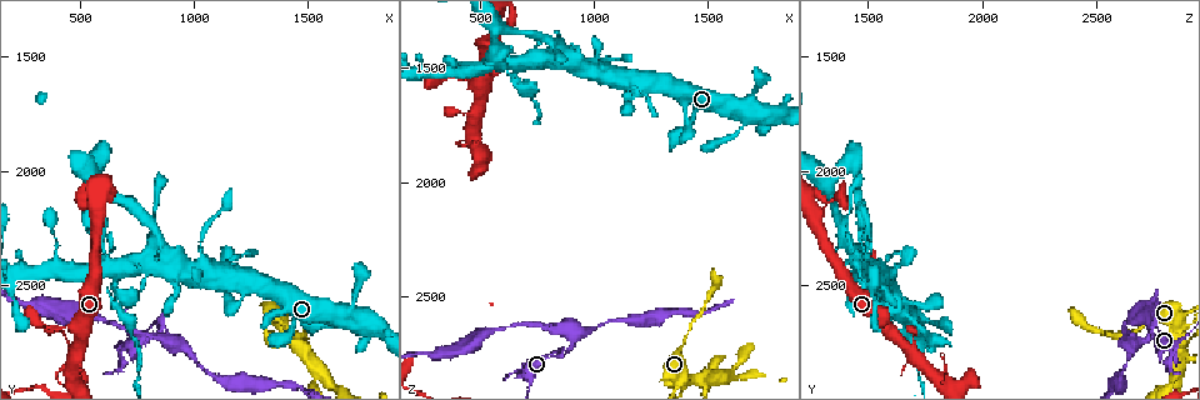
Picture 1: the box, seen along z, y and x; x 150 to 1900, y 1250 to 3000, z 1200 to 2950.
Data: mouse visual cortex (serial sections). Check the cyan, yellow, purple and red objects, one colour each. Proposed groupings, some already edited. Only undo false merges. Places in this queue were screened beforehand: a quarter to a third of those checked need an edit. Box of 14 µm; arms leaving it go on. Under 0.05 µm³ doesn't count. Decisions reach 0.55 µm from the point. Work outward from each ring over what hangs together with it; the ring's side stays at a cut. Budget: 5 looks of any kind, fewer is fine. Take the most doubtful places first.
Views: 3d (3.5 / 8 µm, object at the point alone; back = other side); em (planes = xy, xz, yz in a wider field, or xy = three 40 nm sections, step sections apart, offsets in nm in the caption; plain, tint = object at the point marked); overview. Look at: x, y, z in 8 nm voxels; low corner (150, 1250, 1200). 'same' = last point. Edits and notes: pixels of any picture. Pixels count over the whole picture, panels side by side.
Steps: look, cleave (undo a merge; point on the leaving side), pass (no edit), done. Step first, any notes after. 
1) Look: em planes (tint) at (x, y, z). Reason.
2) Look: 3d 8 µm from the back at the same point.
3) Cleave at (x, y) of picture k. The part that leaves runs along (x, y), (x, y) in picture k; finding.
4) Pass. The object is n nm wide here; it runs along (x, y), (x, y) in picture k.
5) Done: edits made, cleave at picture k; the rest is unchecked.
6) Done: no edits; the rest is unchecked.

Look: 3d 3.5 µm at (910, 2740, 2670). Three-way junction.

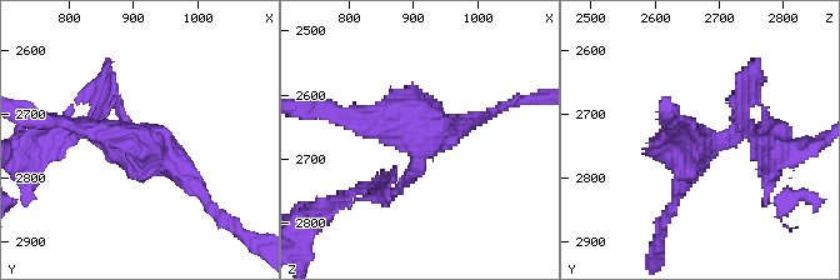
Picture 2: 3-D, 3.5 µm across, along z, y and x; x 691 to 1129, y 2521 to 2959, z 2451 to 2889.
Look: em xy step 3 (tint) at (905, 2740, 2670). Now the EM.

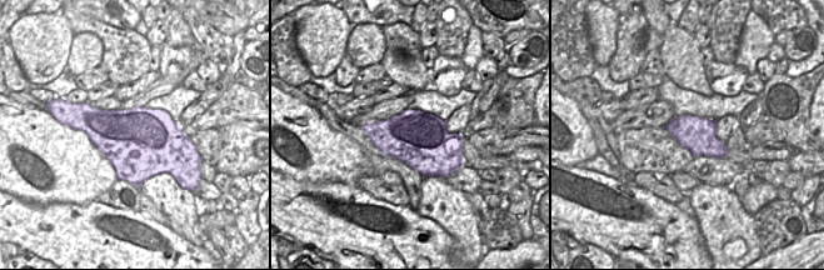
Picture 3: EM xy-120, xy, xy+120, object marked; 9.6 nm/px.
Pass. It runs along (384, 180), (415, 173), (419, 141), (343, 119) in picture 2; all the same cell.

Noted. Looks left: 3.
Look: 3d 3.5 µm at (650, 2540, 1540).

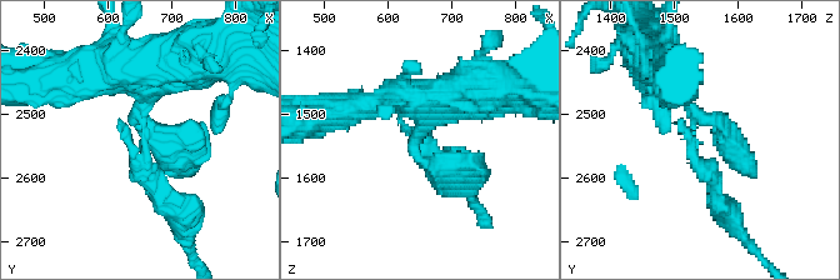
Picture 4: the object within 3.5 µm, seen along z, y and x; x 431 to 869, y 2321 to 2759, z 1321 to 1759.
Look: em xy step 1 (tint) at (655, 2535, 1535). Shape alone is not enough.

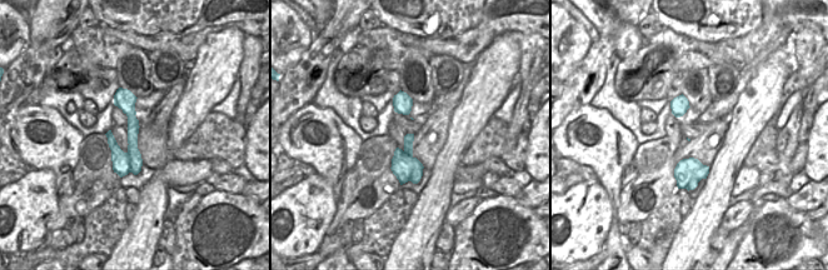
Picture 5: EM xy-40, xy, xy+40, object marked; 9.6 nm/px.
Look: em xy step 2 (tint) at the same point.

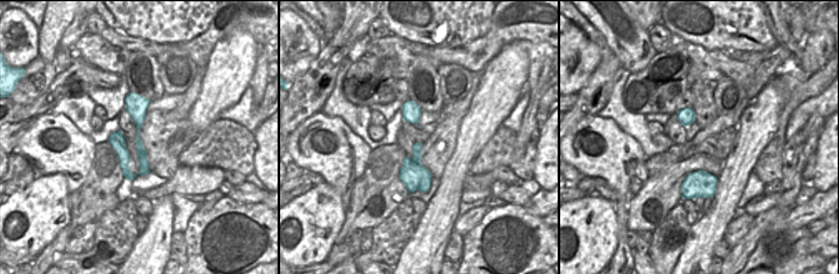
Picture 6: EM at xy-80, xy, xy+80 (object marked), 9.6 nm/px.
Cleave at (699, 165) of picture 4. 3 arms meet here; the part that leaves runs along (695, 126), (695, 156), (736, 226) in picture 4; two cells meet here.

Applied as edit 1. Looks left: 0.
Done: edits made, cleave at picture 4; the rest is unchecked.

